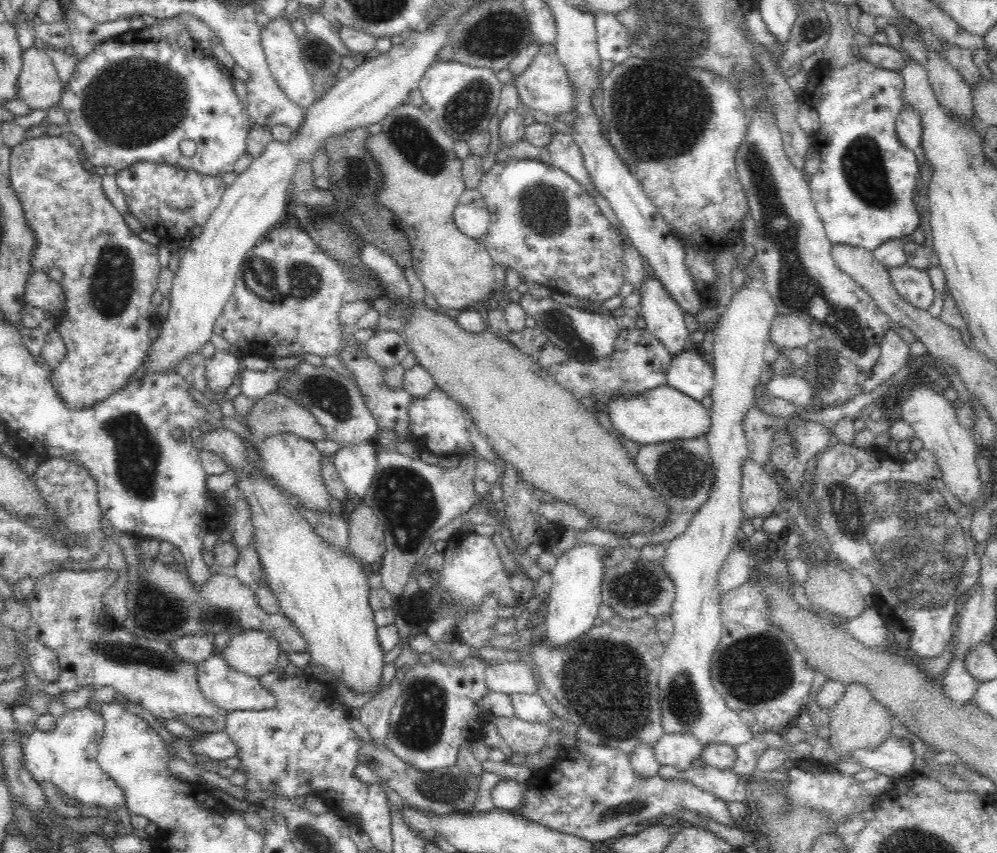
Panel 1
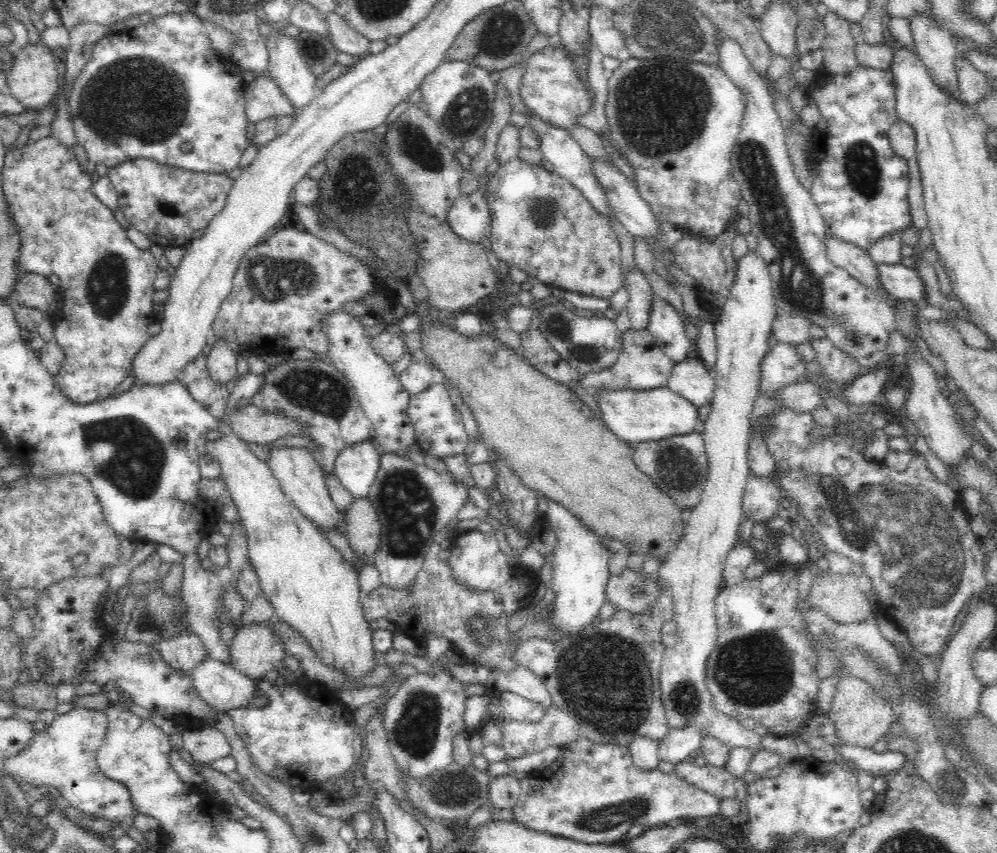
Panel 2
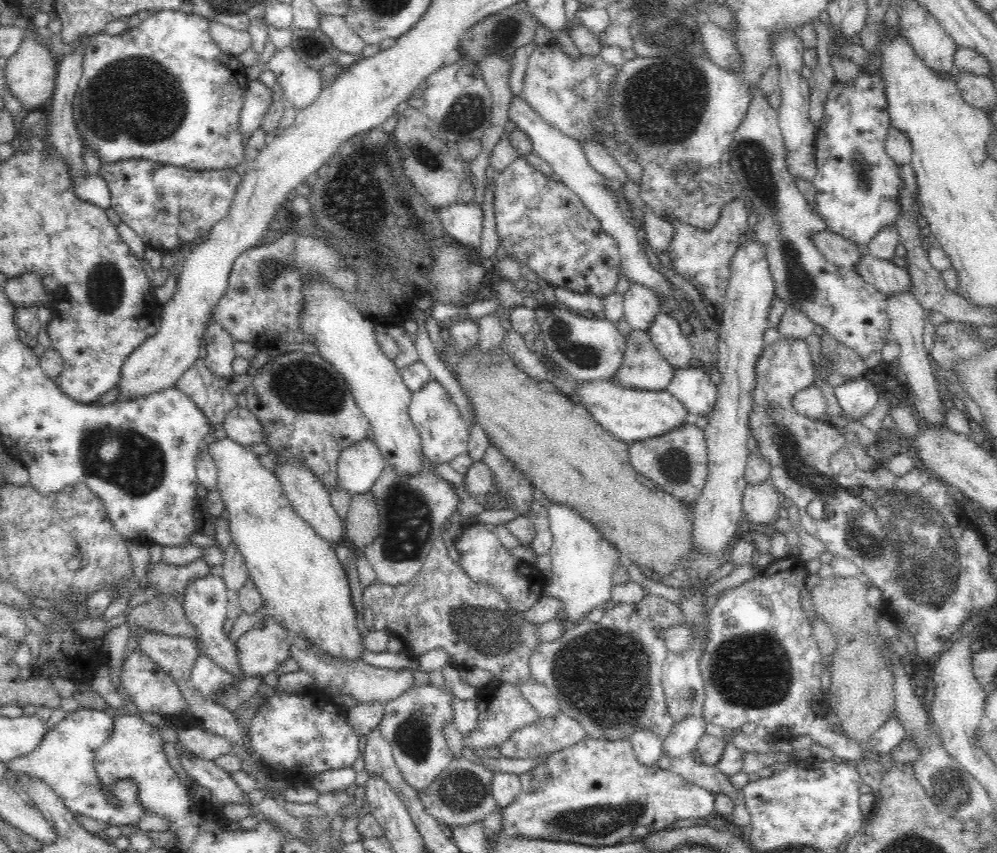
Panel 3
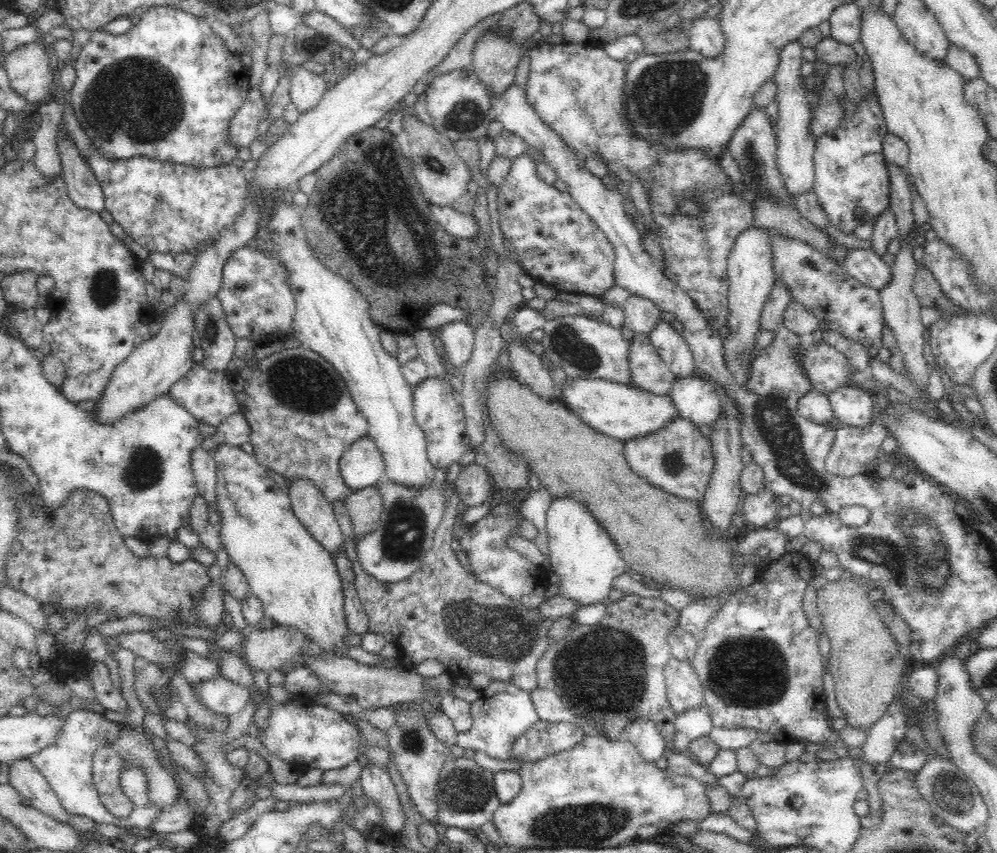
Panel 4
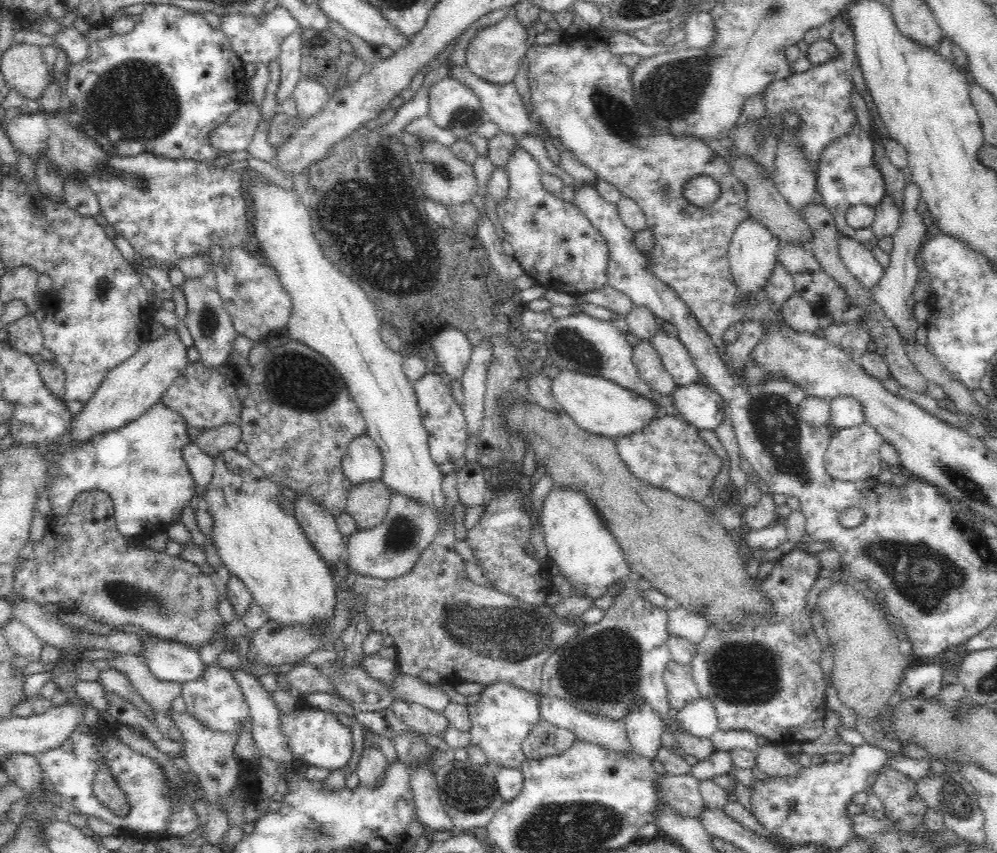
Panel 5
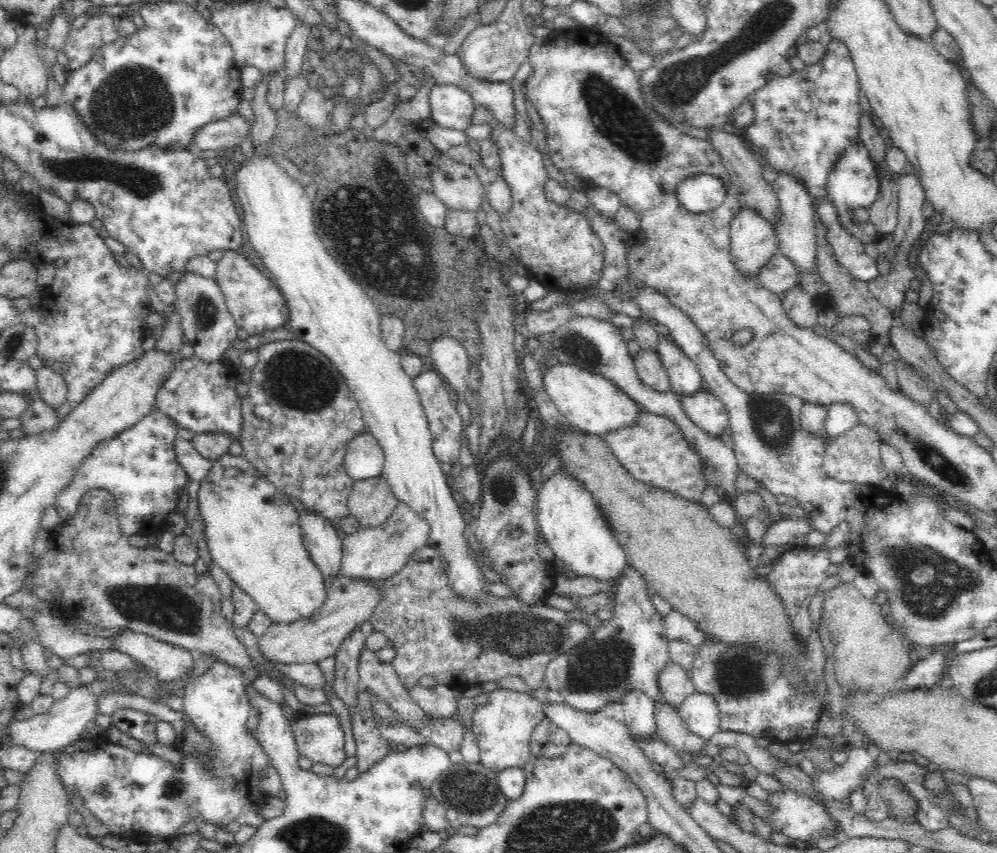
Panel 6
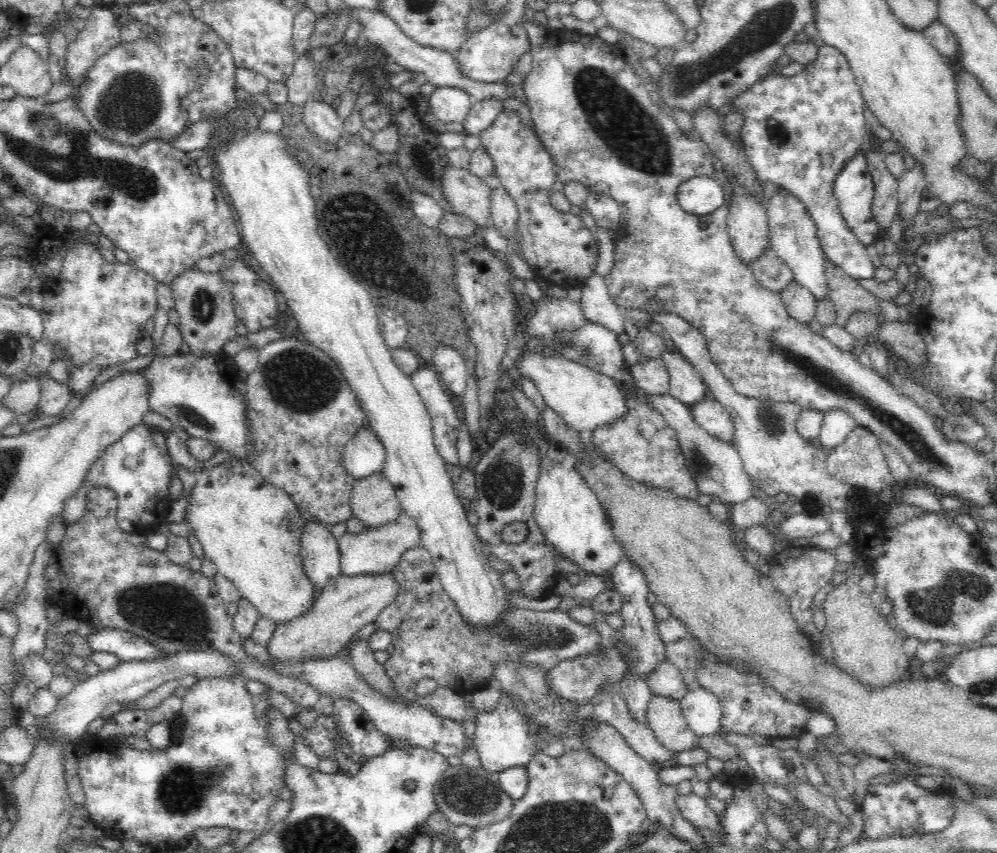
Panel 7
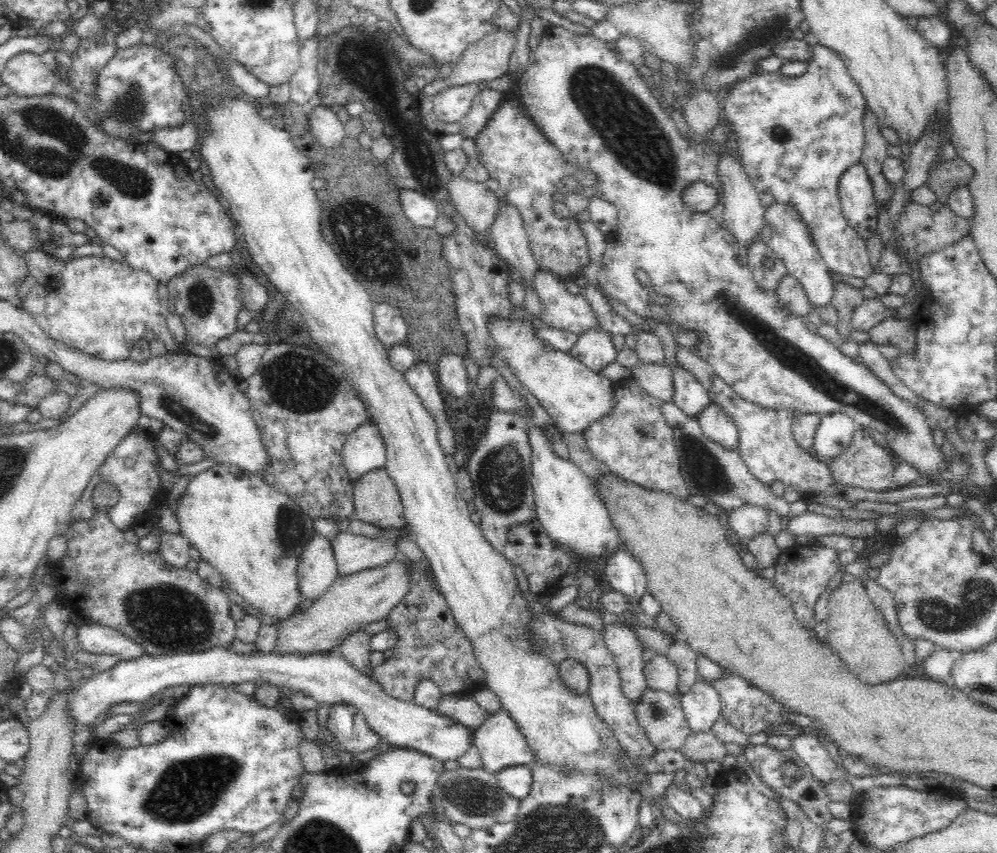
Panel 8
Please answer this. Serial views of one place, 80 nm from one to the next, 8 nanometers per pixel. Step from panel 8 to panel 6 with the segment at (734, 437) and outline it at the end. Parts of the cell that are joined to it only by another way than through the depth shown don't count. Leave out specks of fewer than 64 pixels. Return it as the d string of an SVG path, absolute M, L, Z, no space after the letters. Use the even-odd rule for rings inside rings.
M698 391L683 396L681 403L688 418L708 434L722 438L729 428L729 414L726 406L710 391Z

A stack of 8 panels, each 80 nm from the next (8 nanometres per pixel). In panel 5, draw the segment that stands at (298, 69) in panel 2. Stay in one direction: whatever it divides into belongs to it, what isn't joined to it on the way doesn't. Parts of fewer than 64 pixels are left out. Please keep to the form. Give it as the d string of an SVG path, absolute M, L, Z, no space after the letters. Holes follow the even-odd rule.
M301 78L293 92L299 119L316 116L326 106L331 97L326 89L313 79Z

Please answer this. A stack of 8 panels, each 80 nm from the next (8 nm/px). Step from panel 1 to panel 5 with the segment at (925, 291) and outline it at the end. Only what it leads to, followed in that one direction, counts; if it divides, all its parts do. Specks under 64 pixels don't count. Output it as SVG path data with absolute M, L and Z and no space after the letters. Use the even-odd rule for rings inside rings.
M838 232L836 238L838 254L846 268L864 287L875 286L885 270L876 261L872 250L866 249L865 244L842 232Z

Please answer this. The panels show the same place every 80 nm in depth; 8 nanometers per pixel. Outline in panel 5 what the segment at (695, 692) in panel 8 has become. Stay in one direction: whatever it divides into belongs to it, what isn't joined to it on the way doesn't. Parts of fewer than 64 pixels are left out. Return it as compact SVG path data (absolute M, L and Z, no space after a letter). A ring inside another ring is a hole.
M703 696L690 700L688 704L684 704L684 708L673 712L673 715L678 720L681 730L698 738L710 739L719 729L714 705Z

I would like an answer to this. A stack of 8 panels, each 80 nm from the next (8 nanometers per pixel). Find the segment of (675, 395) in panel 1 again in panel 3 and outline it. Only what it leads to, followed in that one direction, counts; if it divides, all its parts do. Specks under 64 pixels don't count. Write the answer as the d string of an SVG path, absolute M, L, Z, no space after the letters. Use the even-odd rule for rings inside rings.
M613 380L576 381L574 394L570 395L570 399L584 407L602 429L627 444L634 440L660 436L672 428L682 426L684 422L689 422L689 414L684 405L667 390L643 391L626 388Z

